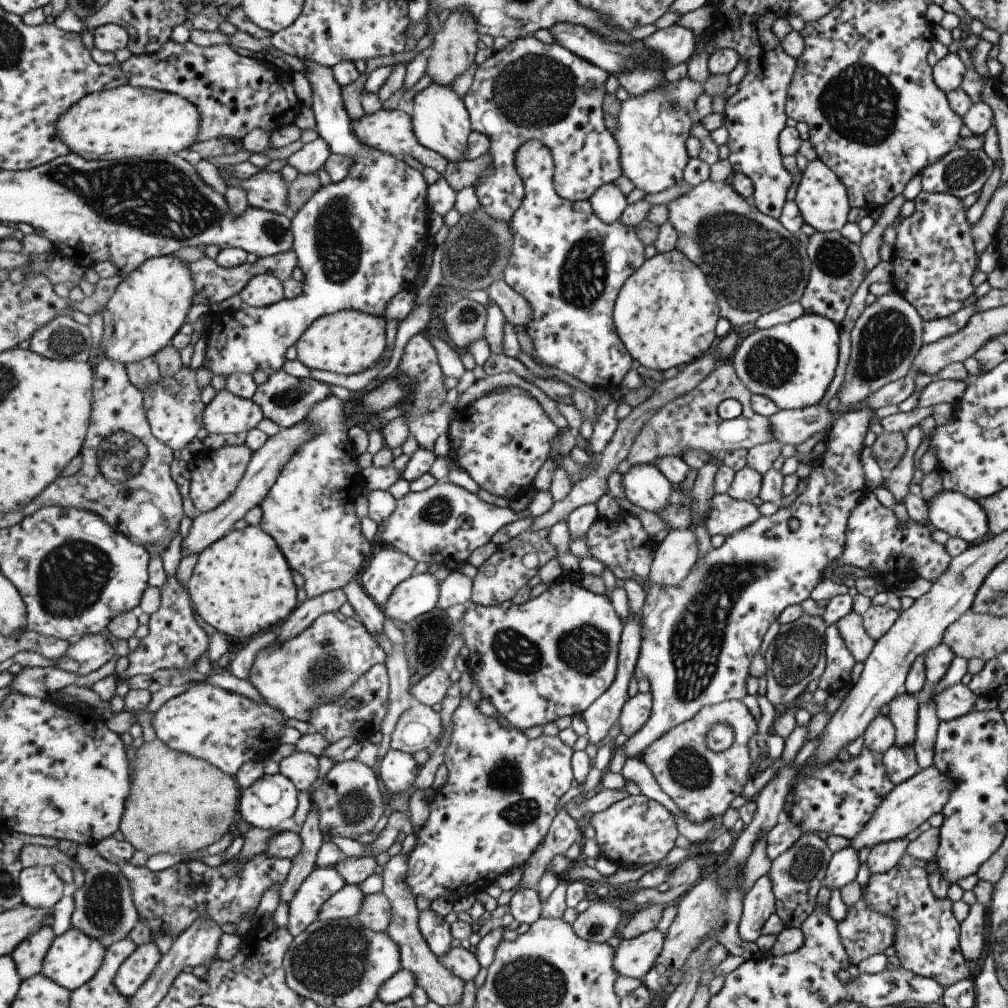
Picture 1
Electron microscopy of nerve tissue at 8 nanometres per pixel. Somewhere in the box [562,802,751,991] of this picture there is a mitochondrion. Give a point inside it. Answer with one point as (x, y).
(597, 929)

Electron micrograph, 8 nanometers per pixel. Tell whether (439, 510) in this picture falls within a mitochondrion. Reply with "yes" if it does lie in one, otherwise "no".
yes

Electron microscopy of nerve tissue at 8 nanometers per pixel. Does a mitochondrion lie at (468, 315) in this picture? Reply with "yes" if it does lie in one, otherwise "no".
yes

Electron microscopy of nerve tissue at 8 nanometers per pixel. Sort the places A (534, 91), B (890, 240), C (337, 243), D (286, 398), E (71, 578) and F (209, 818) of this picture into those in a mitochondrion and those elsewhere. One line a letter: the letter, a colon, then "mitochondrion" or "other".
A: mitochondrion
B: other
C: mitochondrion
D: mitochondrion
E: mitochondrion
F: mitochondrion

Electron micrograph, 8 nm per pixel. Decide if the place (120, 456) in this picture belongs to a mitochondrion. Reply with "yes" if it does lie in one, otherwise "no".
yes

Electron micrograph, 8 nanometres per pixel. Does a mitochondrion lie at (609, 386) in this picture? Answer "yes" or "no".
no

